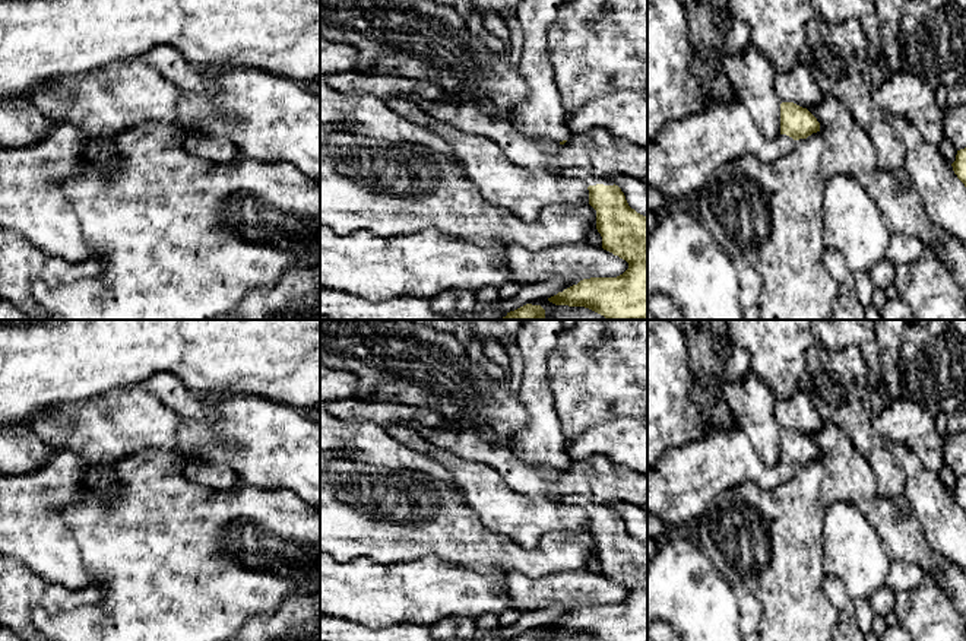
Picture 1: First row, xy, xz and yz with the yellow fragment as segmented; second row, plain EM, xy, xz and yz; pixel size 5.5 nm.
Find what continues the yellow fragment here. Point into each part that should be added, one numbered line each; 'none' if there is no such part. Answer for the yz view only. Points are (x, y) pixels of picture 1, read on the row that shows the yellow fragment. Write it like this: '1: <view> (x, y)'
1: yz (684, 154)

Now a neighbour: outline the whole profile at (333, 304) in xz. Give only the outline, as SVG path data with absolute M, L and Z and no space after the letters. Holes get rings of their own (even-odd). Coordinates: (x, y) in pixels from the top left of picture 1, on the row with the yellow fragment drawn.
M320 289L320 315L330 320L501 320L507 311L438 314L431 310L431 298L393 296L370 301L341 291Z

